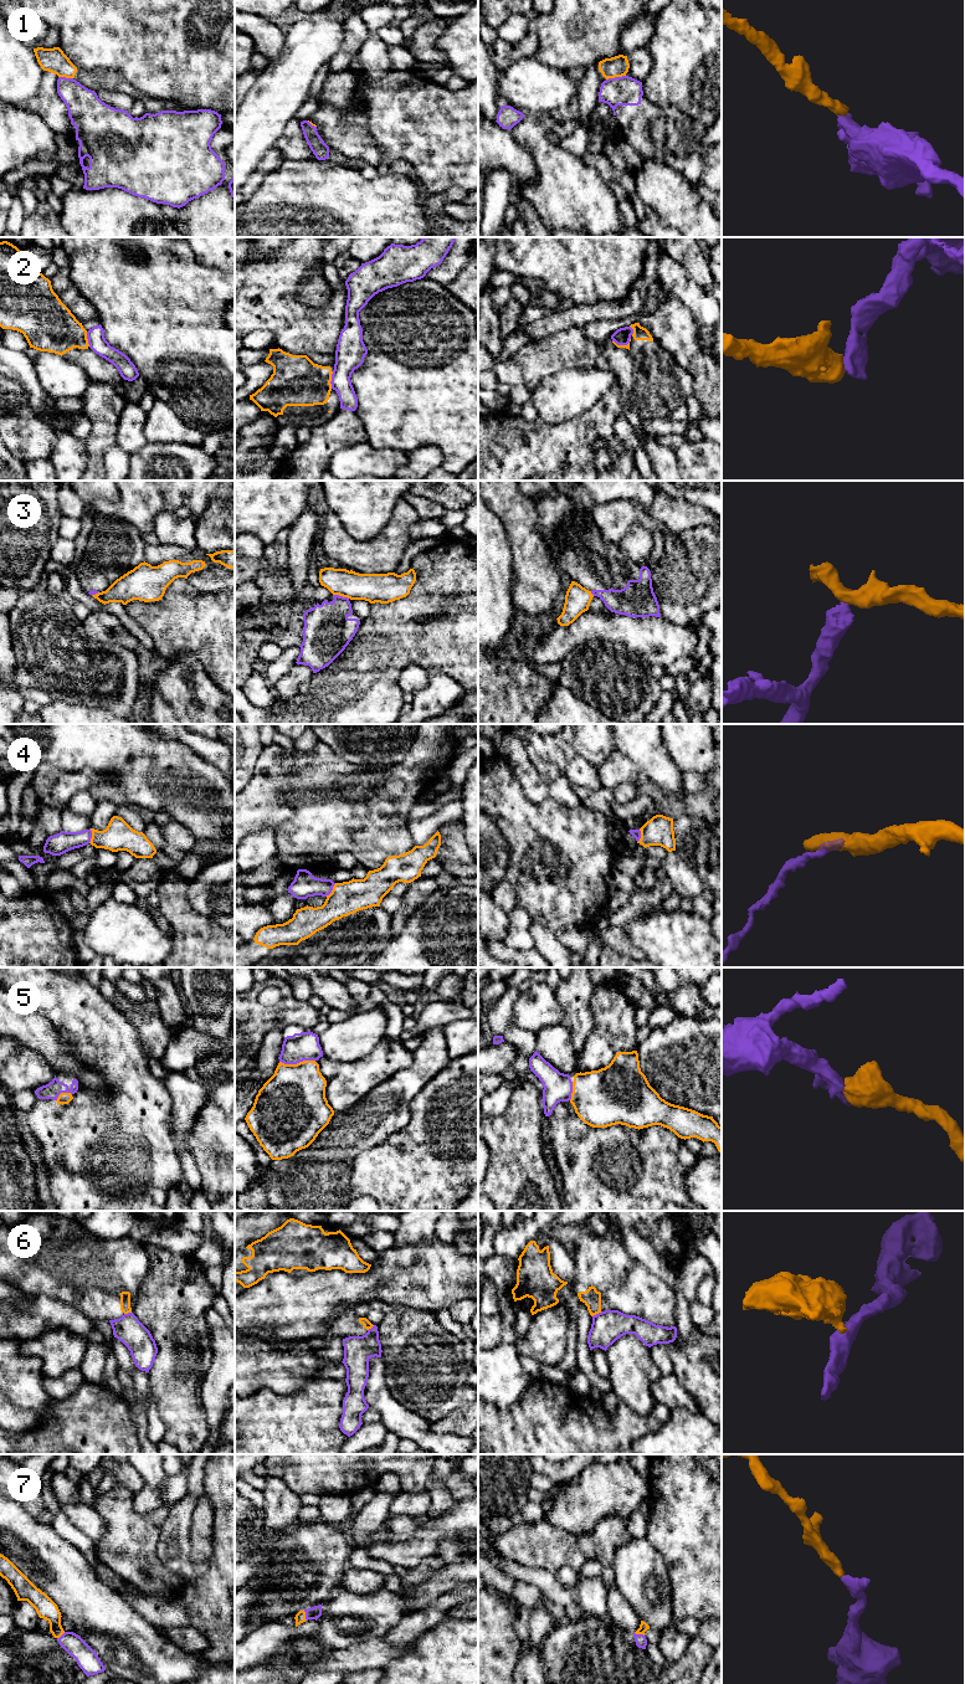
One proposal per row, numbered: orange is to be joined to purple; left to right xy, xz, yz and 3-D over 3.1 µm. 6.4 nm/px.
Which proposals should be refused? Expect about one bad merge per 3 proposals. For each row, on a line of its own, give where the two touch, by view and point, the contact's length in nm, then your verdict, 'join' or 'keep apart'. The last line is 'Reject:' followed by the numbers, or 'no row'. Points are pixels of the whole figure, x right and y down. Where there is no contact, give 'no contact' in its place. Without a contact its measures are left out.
1: yz (615, 77) | 130 nm | keep apart
2: xz (332, 380) | 110 nm | keep apart
3: xz (340, 596) | 110 nm | keep apart
4: xy (91, 836) | 100 nm | keep apart
5: xz (297, 1062) | 240 nm | join
6: yz (596, 1314) | 70 nm | keep apart
7: xz (306, 1615) | 80 nm | join
Reject: 1, 2, 3, 4, 6

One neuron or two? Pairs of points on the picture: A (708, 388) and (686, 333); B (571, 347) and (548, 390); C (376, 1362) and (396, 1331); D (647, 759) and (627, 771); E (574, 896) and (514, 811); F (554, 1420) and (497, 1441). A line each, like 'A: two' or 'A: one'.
A: one
B: two
C: two
D: two
E: one
F: one

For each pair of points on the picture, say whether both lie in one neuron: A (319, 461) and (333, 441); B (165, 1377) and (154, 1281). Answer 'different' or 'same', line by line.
A: same
B: same

